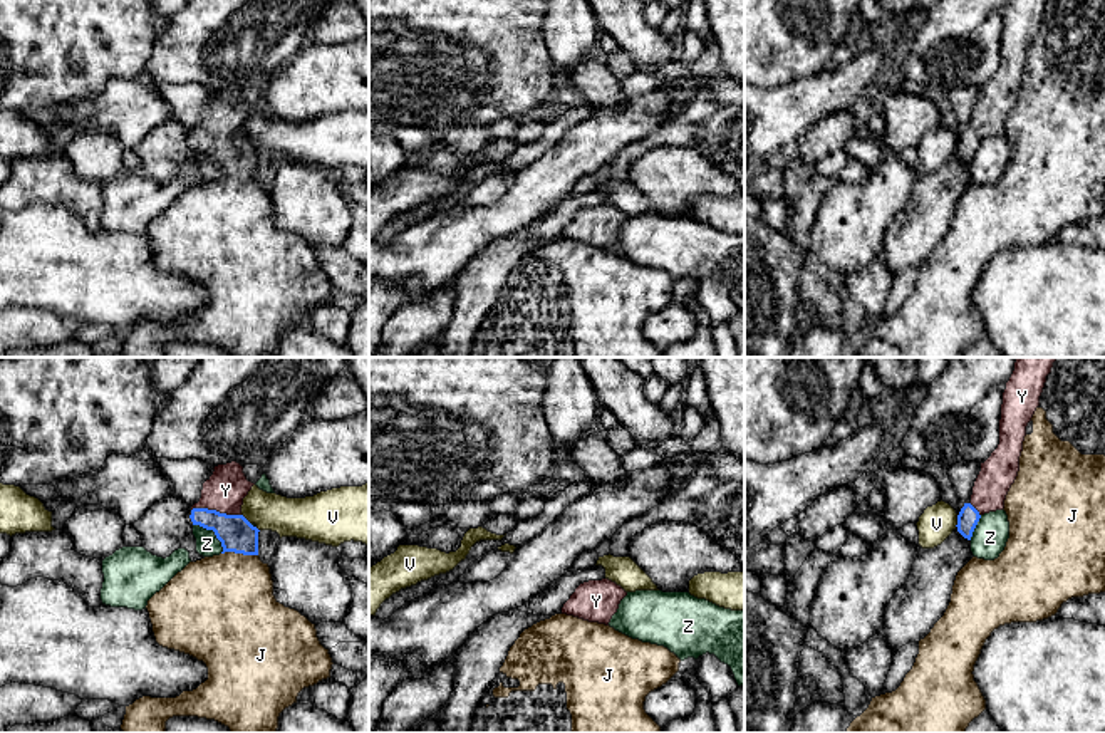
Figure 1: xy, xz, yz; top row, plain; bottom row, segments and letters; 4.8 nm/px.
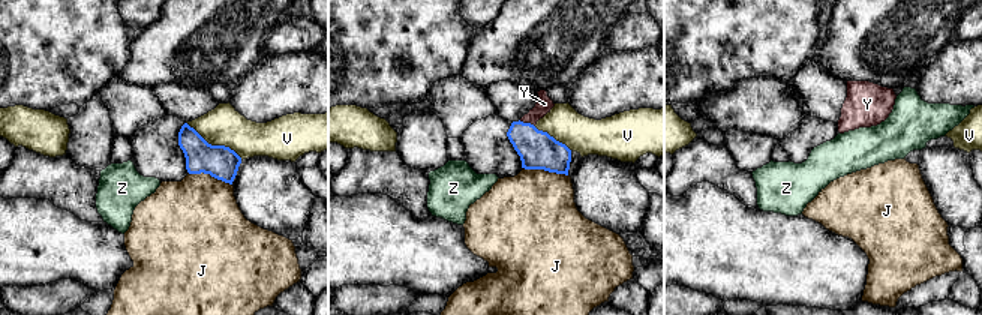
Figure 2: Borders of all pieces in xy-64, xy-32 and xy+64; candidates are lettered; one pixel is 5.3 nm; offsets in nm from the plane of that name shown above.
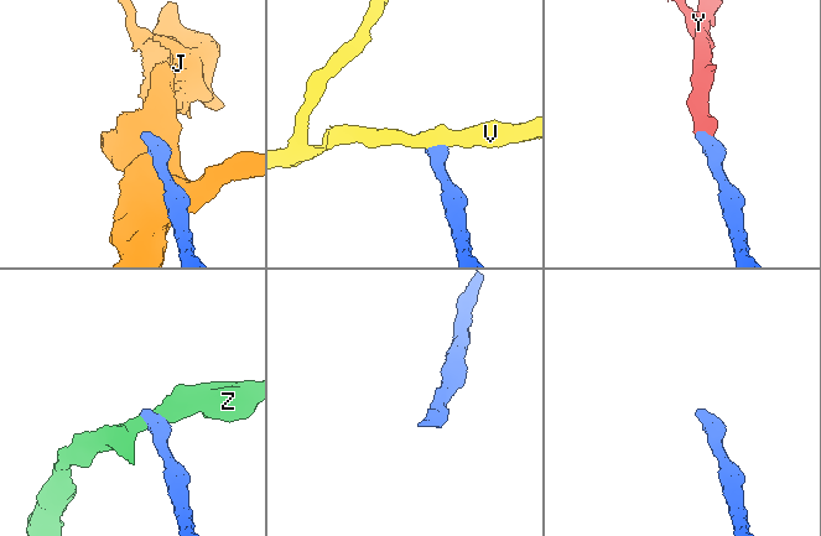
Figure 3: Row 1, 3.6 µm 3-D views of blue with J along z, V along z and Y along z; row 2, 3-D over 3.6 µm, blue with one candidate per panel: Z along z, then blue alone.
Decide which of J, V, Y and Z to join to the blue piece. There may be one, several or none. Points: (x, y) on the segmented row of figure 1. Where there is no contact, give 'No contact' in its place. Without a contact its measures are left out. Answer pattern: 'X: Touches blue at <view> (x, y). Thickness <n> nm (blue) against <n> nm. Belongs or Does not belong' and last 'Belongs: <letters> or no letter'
J: Touches blue at xy (240, 552). Thickness 170 nm (blue) against 460 nm. Does not belong
V: Touches blue at yz (958, 520). Thickness 100 nm (blue) against 170 nm. Does not belong
Y: Touches blue at xy (215, 510). Thickness 170 nm (blue) against 190 nm. Belongs
Z: Touches blue at xy (213, 530). Thickness 170 nm (blue) against 110 nm. Does not belong
Belongs: Y

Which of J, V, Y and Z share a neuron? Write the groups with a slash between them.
J / V / Y / Z

